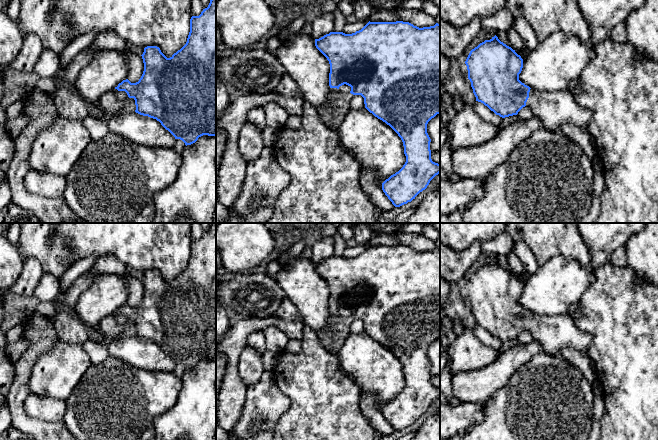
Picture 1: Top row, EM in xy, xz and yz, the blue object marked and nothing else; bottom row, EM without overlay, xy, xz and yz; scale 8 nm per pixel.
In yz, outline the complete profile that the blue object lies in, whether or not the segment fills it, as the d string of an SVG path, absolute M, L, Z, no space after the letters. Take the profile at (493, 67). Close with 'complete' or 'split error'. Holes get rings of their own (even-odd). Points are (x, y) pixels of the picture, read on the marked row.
M496 35L472 49L465 64L476 101L483 103L496 115L502 118L517 115L523 107L527 106L534 116L543 121L547 129L560 131L564 123L570 123L587 130L586 125L592 119L592 111L578 104L573 93L568 90L539 91L522 83L519 74L523 68L523 59Z; split error

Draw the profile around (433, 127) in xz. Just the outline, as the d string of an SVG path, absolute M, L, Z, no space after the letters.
M437 114L428 122L427 133L431 139L431 159L440 164L440 114Z

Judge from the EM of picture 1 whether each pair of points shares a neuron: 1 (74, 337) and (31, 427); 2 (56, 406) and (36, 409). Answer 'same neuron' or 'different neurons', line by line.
1: different neurons
2: same neuron

